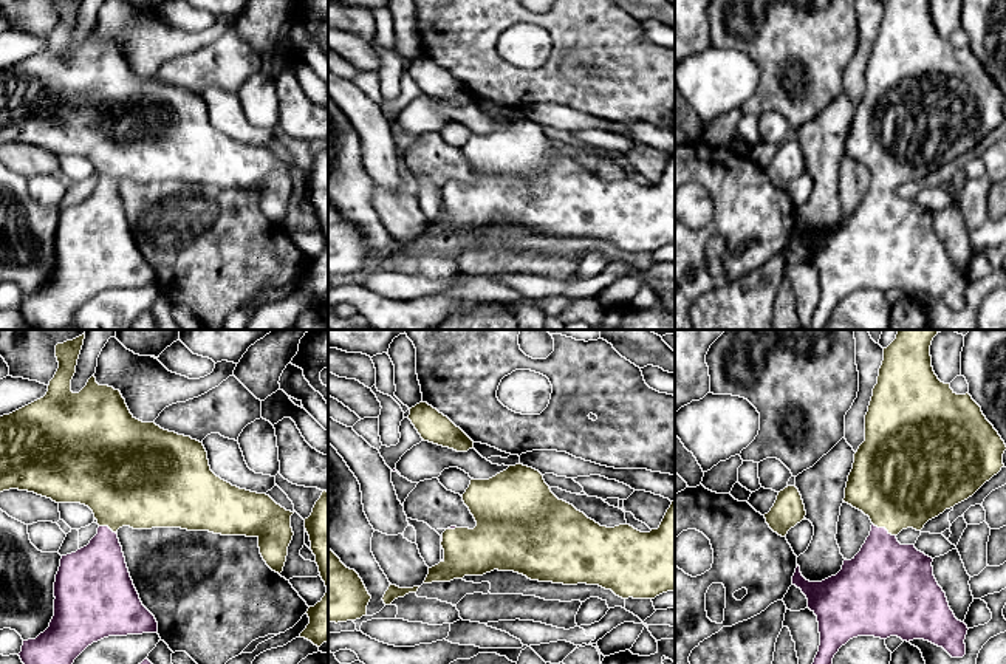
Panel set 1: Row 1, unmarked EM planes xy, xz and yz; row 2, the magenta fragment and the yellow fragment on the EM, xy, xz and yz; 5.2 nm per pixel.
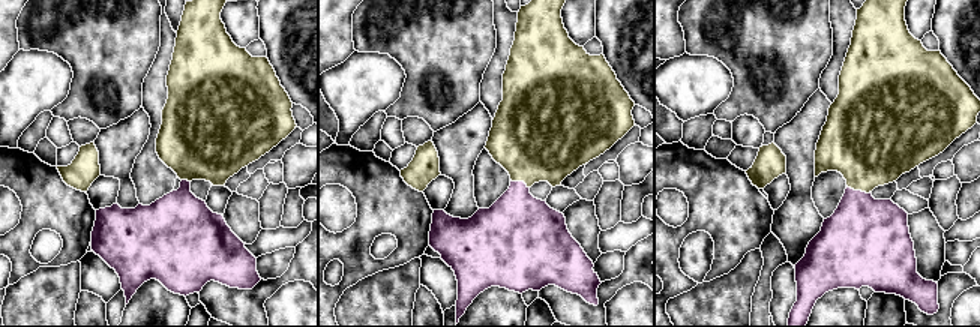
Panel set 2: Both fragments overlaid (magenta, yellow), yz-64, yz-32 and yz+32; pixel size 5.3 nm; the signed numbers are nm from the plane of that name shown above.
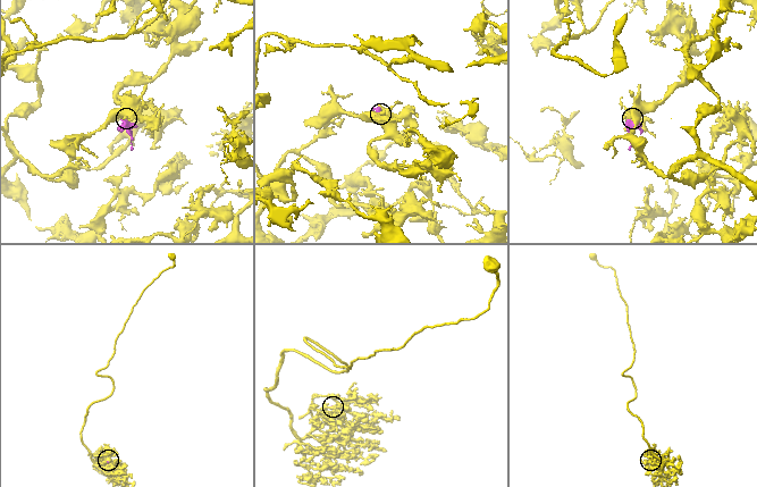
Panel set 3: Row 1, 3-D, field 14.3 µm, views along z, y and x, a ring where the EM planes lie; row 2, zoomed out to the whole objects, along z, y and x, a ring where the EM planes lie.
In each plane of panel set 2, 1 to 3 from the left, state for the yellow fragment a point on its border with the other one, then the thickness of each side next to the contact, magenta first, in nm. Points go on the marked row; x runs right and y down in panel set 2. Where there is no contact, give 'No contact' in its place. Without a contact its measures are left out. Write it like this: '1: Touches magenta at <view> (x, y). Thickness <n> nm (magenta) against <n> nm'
1: Touches magenta at yz-64 (186, 180). Thickness 360 nm (magenta) against 460 nm
2: Touches magenta at yz-32 (520, 182). Thickness 380 nm (magenta) against 460 nm
3: Touches magenta at yz+32 (859, 191). Thickness 420 nm (magenta) against 440 nm

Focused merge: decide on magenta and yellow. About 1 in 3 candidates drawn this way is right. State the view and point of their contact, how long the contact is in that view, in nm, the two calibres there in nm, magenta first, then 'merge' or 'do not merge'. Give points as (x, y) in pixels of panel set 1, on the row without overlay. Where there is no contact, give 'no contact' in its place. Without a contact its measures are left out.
yz (884, 181) | 140 nm | 380/480 nm | merge

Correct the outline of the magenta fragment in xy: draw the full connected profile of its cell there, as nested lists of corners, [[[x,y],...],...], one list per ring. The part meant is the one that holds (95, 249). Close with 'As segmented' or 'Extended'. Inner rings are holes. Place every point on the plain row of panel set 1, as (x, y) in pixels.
[[[56,0],[59,22],[50,34],[43,51],[0,70],[0,145],[9,142],[28,144],[51,152],[56,156],[80,156],[88,159],[98,173],[98,187],[76,206],[62,209],[54,235],[54,269],[50,280],[36,293],[23,294],[19,306],[26,323],[36,330],[62,330],[70,325],[74,313],[93,296],[108,289],[158,286],[155,269],[142,258],[130,231],[118,183],[181,181],[209,184],[221,189],[257,190],[266,218],[282,226],[288,200],[293,193],[291,169],[269,149],[232,139],[217,130],[209,119],[203,96],[136,73],[119,43],[99,39],[94,28],[79,45],[71,45],[82,0]]]. Extended

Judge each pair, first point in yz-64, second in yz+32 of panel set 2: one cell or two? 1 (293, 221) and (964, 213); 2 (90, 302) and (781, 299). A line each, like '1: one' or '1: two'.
1: one
2: two

